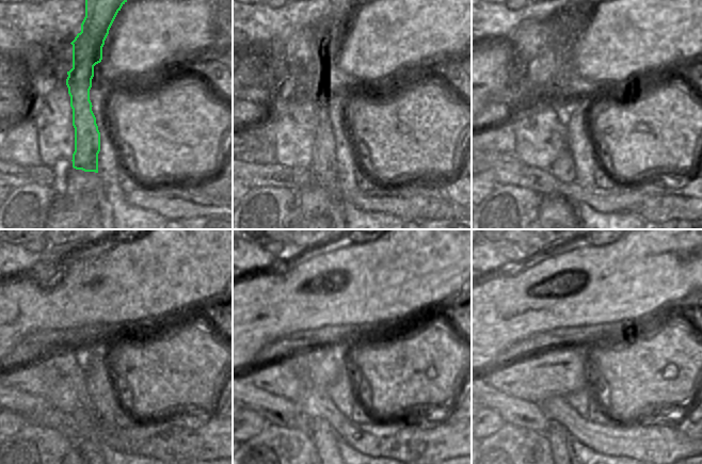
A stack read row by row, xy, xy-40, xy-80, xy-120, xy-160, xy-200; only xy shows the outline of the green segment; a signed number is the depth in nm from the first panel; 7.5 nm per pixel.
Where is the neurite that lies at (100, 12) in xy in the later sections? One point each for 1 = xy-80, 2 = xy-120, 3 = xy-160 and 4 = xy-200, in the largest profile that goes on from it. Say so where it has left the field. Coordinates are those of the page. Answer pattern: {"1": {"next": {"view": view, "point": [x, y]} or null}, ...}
{"1": {"next": {"view": "xy-80", "point": [560, 179]}}, "2": {"next": {"view": "xy-120", "point": [85, 434]}}, "3": {"next": {"view": "xy-160", "point": [322, 435]}}, "4": {"next": {"view": "xy-200", "point": [560, 440]}}}

